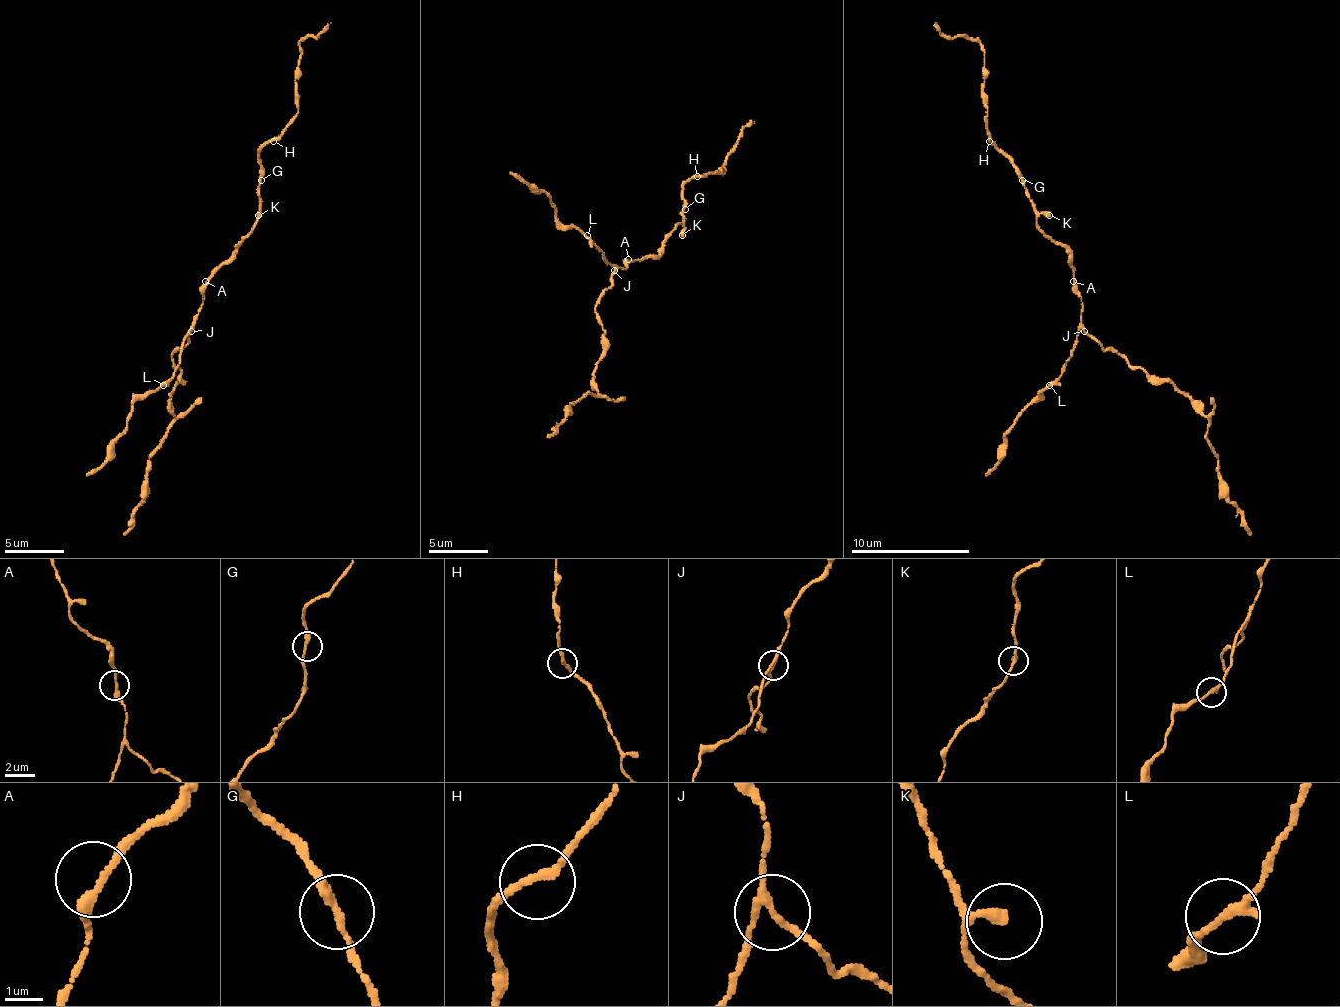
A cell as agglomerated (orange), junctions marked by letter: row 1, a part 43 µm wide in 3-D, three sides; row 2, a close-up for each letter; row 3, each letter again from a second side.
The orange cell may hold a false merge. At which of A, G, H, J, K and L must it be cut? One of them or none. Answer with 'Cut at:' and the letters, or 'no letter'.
Cut at: J

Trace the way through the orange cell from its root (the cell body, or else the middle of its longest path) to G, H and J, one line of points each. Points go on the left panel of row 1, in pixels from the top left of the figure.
G: (208, 284), (208, 278), (255, 224), (258, 183), (261, 180)
H: (208, 284), (208, 278), (255, 224), (258, 171), (261, 168), (258, 153), (273, 141)
J: (208, 284), (202, 308), (190, 331)

